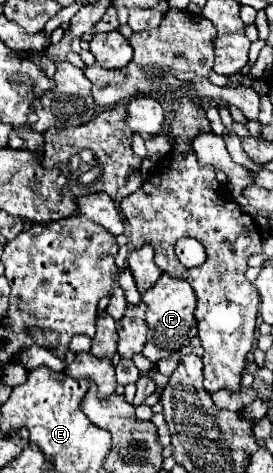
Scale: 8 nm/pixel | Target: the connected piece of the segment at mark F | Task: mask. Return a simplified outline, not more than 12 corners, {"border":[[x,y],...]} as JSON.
{"border":[[162,275],[142,295],[148,361],[178,353],[198,333],[196,295]]}

